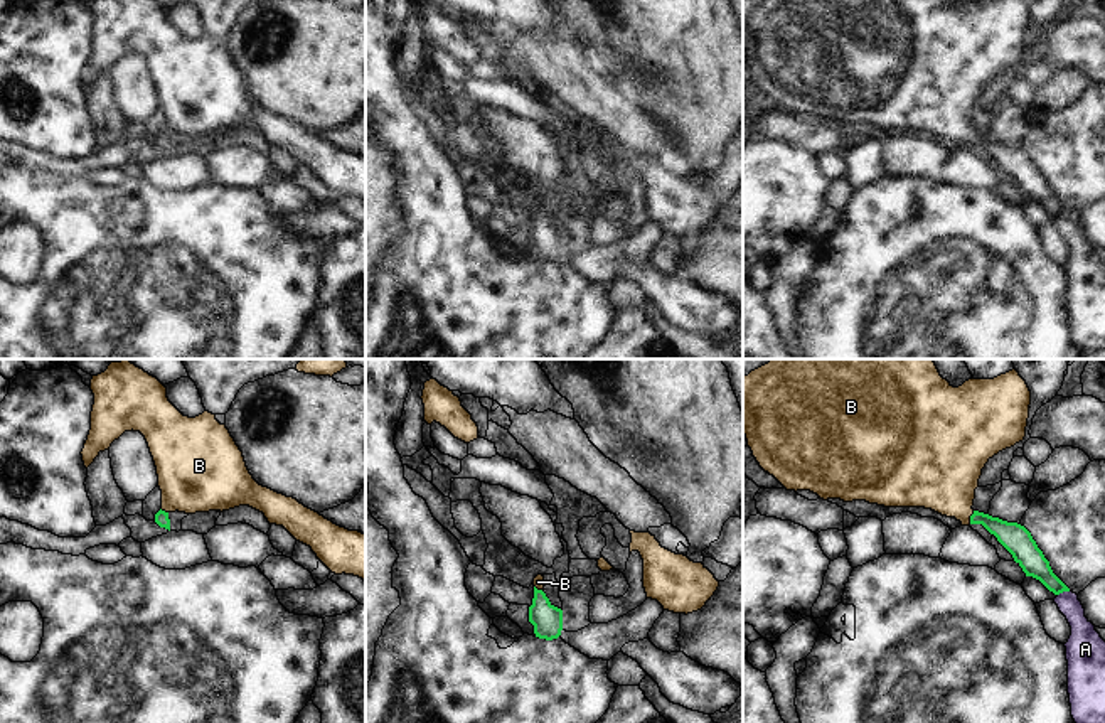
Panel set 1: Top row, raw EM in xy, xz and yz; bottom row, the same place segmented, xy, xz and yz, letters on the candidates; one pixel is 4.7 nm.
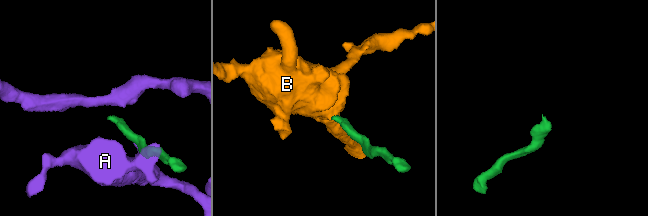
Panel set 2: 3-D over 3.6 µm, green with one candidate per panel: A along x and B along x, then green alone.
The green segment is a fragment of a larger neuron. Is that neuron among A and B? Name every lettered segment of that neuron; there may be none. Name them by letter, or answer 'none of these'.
B

